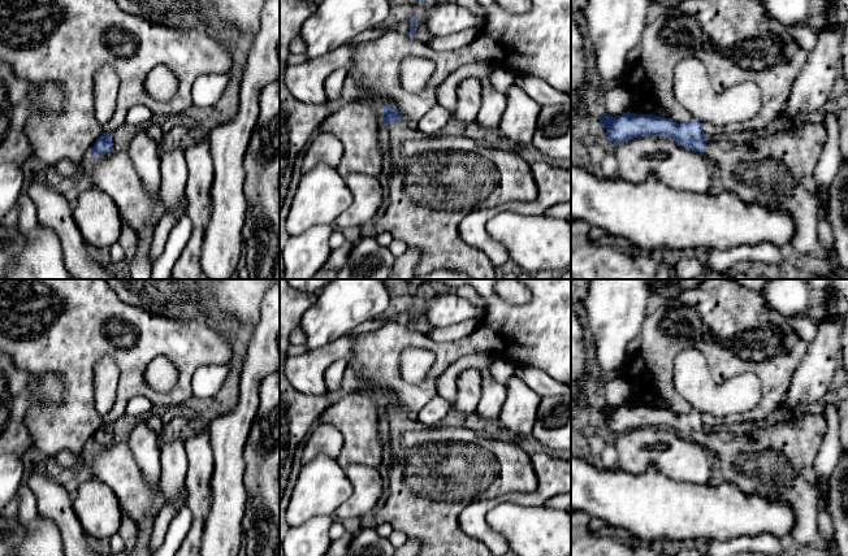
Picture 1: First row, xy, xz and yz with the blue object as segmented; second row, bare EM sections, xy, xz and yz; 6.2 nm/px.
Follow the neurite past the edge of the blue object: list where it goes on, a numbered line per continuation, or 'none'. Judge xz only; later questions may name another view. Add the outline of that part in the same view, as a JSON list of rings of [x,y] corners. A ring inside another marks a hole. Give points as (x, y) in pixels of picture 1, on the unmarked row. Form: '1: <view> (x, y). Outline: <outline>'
1: xz (436, 473). Outline: [[[406,412],[388,416],[393,460],[389,468],[389,496],[376,514],[376,524],[388,522],[403,531],[408,539],[417,539],[417,556],[493,556],[476,538],[467,535],[459,525],[460,513],[473,501],[494,499],[509,494],[532,494],[538,487],[529,455],[519,446],[499,438],[488,438],[463,427],[428,427],[412,421]]]

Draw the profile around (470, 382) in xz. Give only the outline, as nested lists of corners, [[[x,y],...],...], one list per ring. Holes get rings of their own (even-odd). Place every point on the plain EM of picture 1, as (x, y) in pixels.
[[[467,368],[457,381],[458,396],[453,408],[462,413],[473,413],[479,405],[483,392],[483,375],[479,370]]]

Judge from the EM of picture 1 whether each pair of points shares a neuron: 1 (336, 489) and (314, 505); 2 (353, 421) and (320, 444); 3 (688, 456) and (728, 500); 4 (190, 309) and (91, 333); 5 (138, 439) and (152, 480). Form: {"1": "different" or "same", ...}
{"1": "same", "2": "different", "3": "different", "4": "different", "5": "same"}

